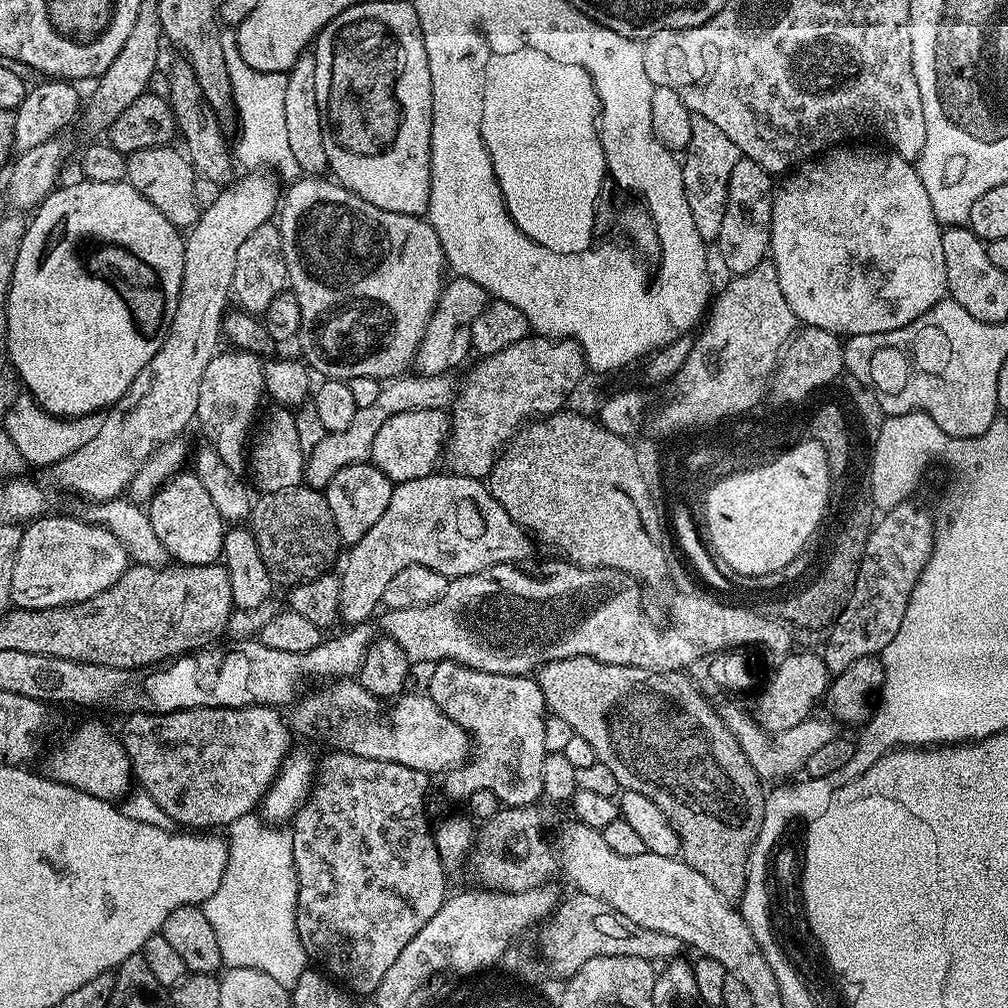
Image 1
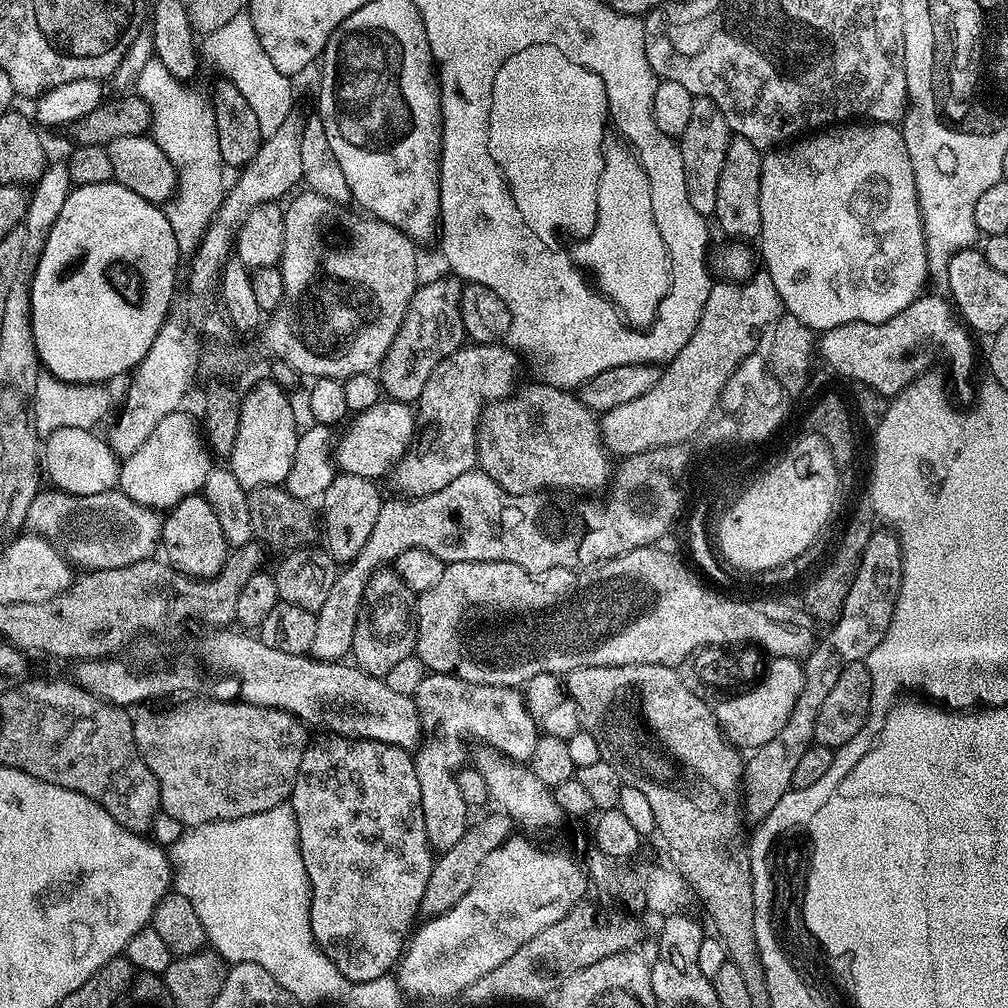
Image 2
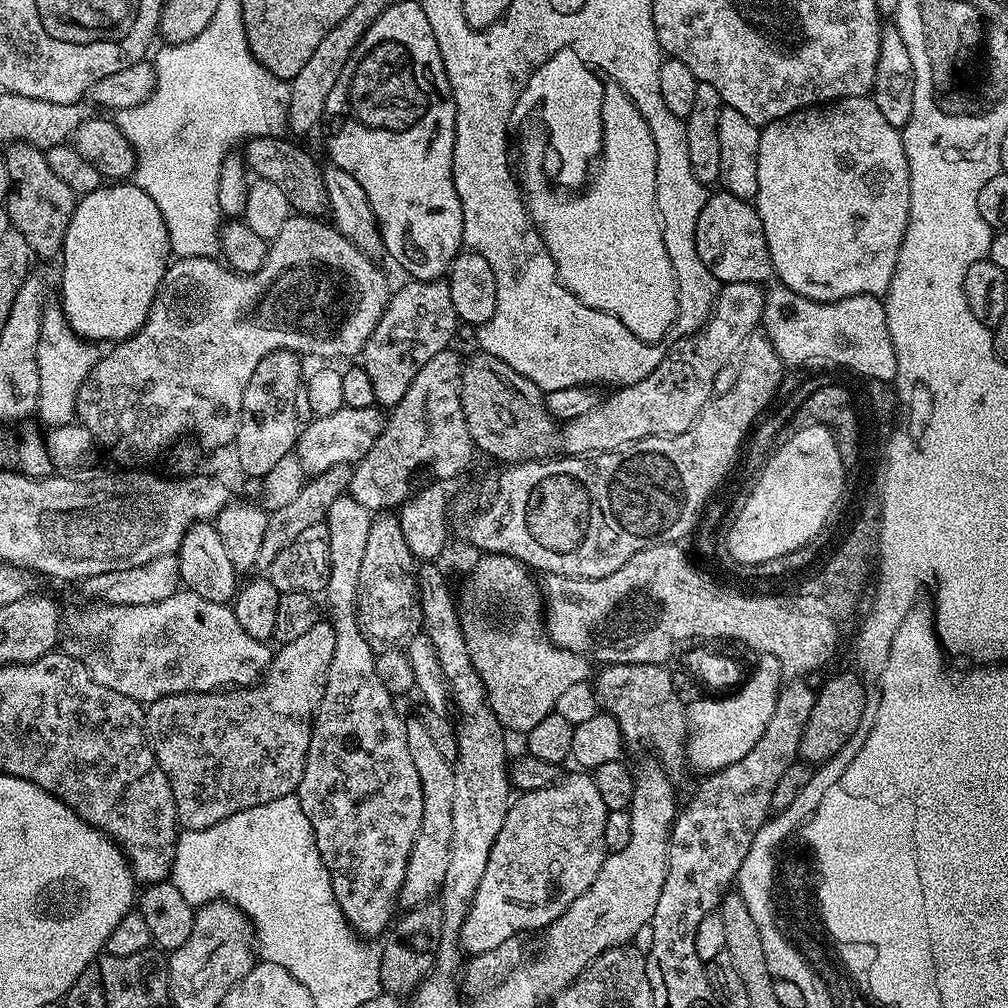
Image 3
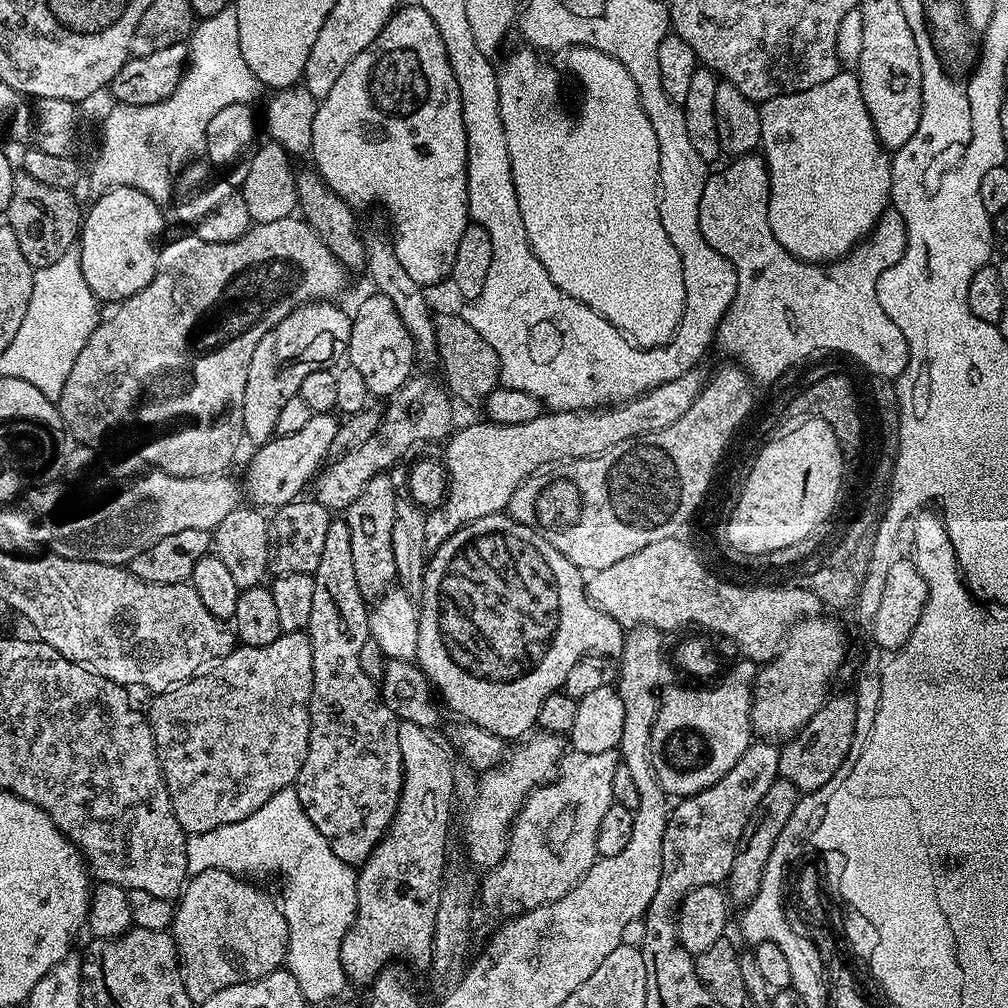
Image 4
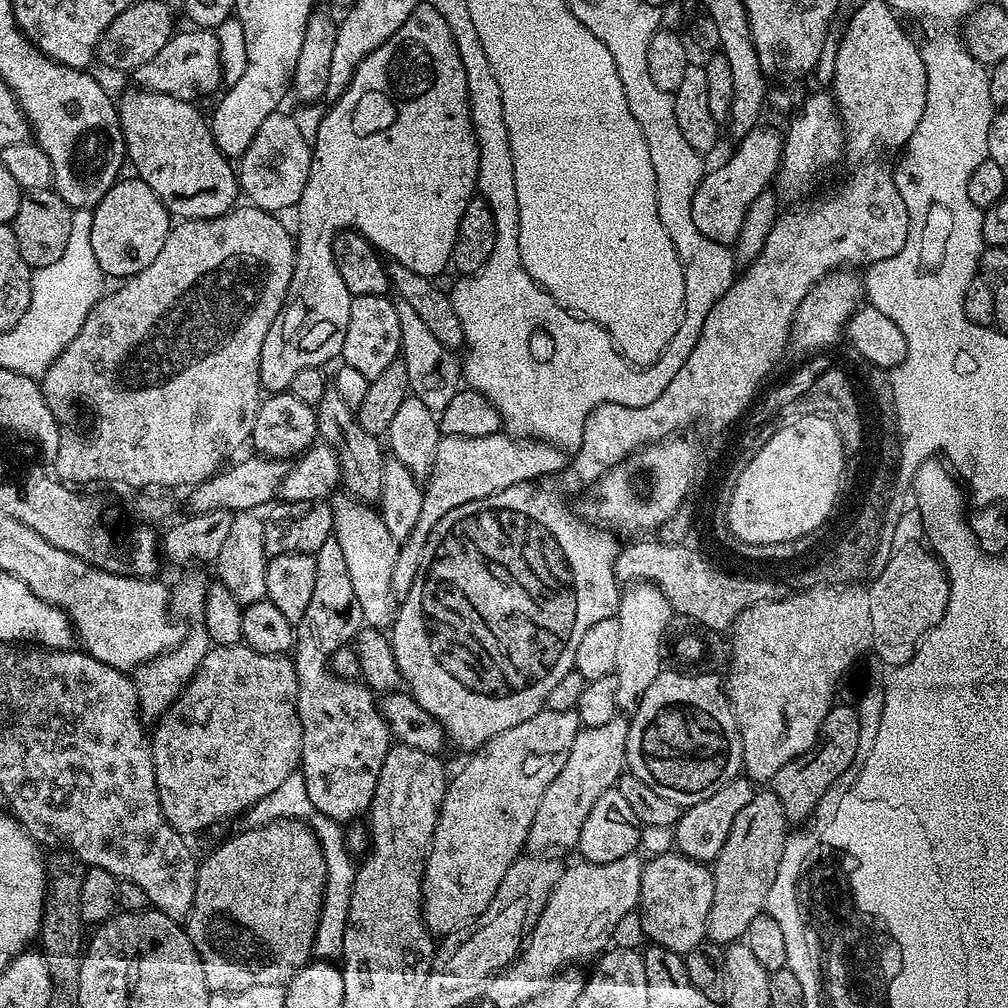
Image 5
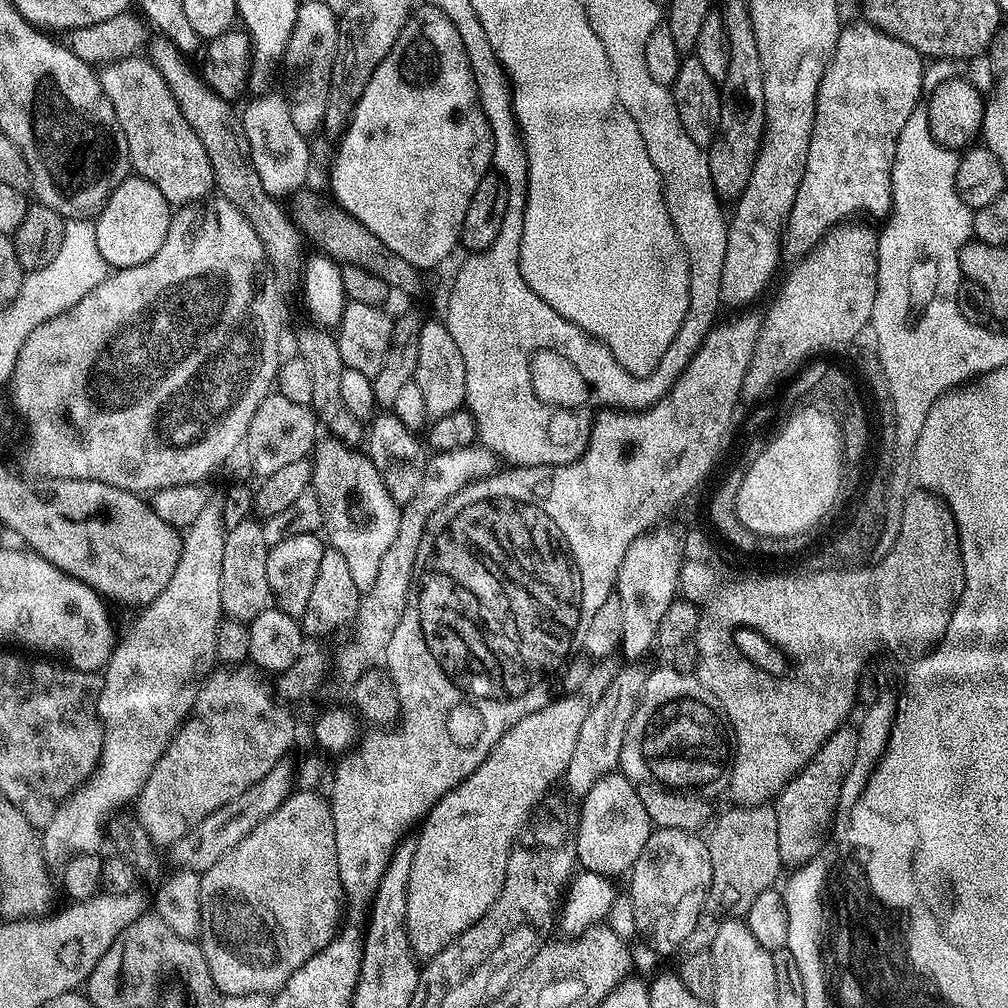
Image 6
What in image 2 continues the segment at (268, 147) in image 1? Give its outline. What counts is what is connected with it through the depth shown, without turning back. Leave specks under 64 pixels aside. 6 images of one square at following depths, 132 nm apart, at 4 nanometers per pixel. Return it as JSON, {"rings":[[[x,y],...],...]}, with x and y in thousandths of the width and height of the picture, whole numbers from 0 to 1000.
{"rings":[[[239,14],[228,18],[224,26],[217,30],[205,33],[200,40],[200,56],[207,60],[215,67],[217,74],[227,79],[248,101],[252,113],[256,117],[256,125],[259,132],[268,133],[284,121],[284,117],[292,110],[290,103],[291,80],[268,62],[264,50],[260,50],[260,42],[256,42],[256,34],[252,34],[252,22],[245,14]]]}

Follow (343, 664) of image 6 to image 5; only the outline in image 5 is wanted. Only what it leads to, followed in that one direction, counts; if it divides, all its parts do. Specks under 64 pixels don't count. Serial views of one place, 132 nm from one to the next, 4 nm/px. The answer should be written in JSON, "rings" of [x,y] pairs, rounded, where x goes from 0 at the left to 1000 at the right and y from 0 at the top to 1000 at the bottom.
{"rings":[[[493,431],[482,435],[438,432],[433,456],[423,476],[415,518],[411,521],[411,526],[407,526],[407,534],[403,534],[397,540],[395,558],[391,558],[390,587],[404,589],[407,581],[411,581],[411,573],[417,564],[423,534],[427,534],[429,524],[435,522],[435,518],[442,514],[446,506],[454,502],[462,502],[462,498],[467,496],[477,496],[486,490],[494,490],[511,480],[522,480],[544,474],[540,472],[548,472],[559,464],[561,467],[561,445],[551,444],[549,440],[542,440],[538,437],[509,436],[504,431]]]}

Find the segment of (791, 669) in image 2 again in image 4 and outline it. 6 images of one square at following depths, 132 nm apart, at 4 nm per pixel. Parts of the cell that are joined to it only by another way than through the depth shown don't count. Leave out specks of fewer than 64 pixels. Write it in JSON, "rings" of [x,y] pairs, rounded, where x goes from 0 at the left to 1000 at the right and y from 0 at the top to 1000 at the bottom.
{"rings":[[[737,653],[731,654],[731,659],[722,667],[722,672],[715,679],[710,679],[707,683],[663,683],[660,682],[654,688],[651,711],[649,712],[649,724],[645,732],[645,748],[647,749],[647,759],[649,760],[649,768],[653,772],[653,776],[659,781],[660,786],[667,792],[678,792],[688,790],[696,784],[700,784],[704,780],[708,780],[708,776],[712,776],[712,772],[716,772],[720,768],[720,764],[724,764],[724,760],[728,760],[728,756],[732,756],[732,752],[736,752],[736,748],[740,748],[742,739],[747,737],[748,727],[746,725],[746,680],[750,677],[751,660],[747,656]]]}

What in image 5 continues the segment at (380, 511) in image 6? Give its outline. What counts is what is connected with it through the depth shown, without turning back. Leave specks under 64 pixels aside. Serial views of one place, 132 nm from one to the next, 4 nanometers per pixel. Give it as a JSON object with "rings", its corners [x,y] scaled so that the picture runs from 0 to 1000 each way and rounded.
{"rings":[[[344,490],[330,491],[327,499],[331,514],[329,527],[335,542],[339,542],[339,550],[343,553],[347,578],[351,581],[351,590],[355,592],[355,601],[359,601],[361,618],[366,624],[373,623],[369,625],[388,624],[395,606],[395,591],[389,585],[389,574],[397,540],[391,530],[383,526],[376,507],[368,499],[354,496]]]}

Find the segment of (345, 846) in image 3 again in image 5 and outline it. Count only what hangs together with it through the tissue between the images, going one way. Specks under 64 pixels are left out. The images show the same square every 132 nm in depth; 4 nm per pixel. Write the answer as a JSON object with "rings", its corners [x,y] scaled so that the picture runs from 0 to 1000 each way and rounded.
{"rings":[[[330,534],[319,538],[319,542],[312,551],[312,589],[308,592],[308,601],[304,601],[304,609],[300,609],[298,618],[292,623],[292,658],[296,673],[294,703],[300,716],[300,744],[296,764],[302,769],[304,788],[308,788],[308,796],[320,813],[353,815],[360,806],[362,809],[369,801],[371,784],[375,780],[375,768],[379,764],[379,756],[383,756],[383,748],[391,731],[377,705],[374,691],[369,691],[370,684],[362,681],[357,675],[344,675],[334,671],[327,662],[331,648],[348,640],[357,623],[362,622],[361,610],[359,601],[355,601],[355,592],[351,590],[351,581],[347,578],[347,568],[343,562],[343,553],[339,550],[339,542],[335,542],[335,538]]]}

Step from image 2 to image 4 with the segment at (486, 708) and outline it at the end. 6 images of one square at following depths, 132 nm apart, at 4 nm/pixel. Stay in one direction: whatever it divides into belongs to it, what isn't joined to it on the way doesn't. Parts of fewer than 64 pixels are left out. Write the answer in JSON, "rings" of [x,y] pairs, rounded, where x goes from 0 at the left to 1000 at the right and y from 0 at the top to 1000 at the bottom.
{"rings":[[[398,714],[395,720],[395,744],[399,744],[399,784],[385,827],[375,835],[369,848],[356,858],[353,866],[354,903],[338,937],[338,956],[349,976],[368,977],[392,952],[406,952],[413,960],[424,961],[429,955],[431,915],[435,907],[437,881],[440,878],[440,848],[444,845],[444,816],[448,813],[448,794],[452,790],[450,753],[429,731],[424,722]]]}

